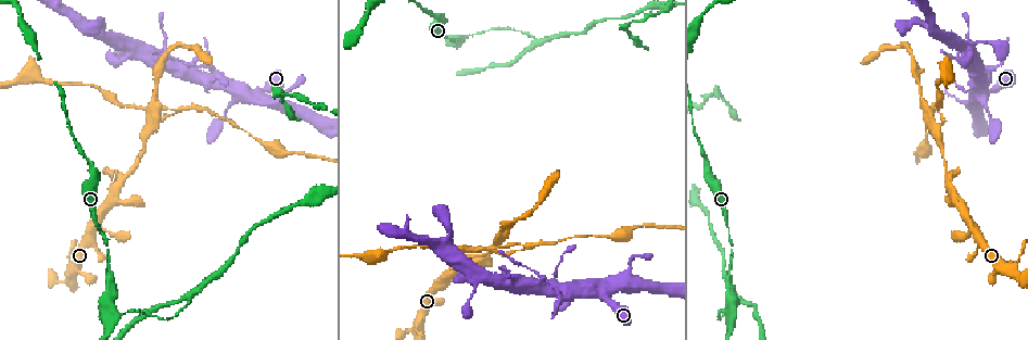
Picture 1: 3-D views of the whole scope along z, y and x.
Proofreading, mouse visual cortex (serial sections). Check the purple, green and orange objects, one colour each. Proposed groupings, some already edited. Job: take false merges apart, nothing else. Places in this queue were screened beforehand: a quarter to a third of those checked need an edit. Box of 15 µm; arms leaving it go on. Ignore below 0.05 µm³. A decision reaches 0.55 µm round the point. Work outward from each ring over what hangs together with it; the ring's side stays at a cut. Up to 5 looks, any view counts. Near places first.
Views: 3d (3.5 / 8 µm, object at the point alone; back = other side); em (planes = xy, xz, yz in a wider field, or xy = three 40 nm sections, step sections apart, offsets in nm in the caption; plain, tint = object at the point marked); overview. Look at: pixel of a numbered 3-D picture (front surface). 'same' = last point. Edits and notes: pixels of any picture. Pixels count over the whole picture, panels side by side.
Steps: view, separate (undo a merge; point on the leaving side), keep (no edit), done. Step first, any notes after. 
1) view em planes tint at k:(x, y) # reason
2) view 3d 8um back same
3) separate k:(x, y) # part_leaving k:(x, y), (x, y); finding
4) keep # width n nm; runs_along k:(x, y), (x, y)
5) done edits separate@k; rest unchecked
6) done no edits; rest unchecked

view 3d 3.5um back at 1:(106, 206) # side arm on a straight run

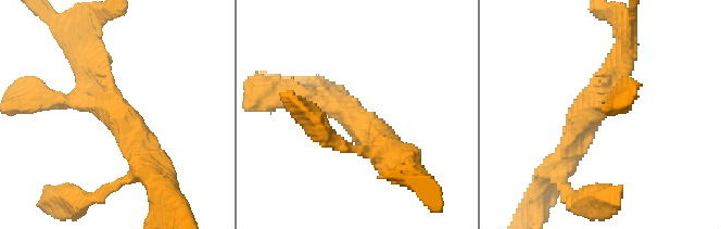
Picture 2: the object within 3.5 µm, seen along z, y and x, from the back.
view em xy step 1 tint at 2:(598, 106) # arms 3; arm_widths 200, 250, 400 nm

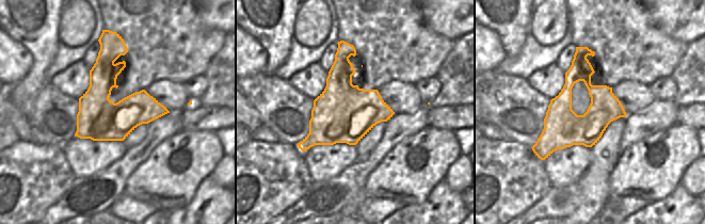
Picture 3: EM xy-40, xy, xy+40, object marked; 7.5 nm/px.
keep # runs_along 2:(560, 161), (627, 51); continuous, no second cell

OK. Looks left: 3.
view 3d 3.5um at 1:(194, 67) # sudden change in width

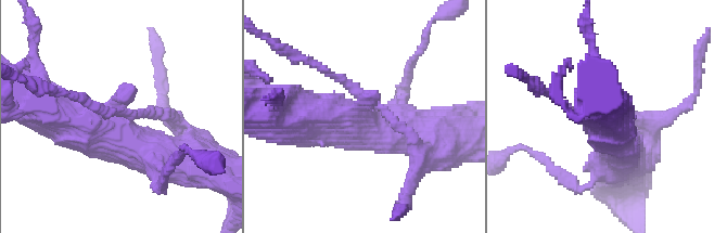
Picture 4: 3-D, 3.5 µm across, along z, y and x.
view em xy step 1 tint at 4:(110, 120) # shape alone is not enough

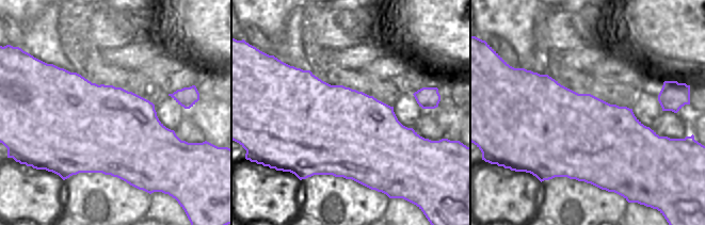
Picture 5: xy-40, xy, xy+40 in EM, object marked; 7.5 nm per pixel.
view em xy step 2 tint same # another direction

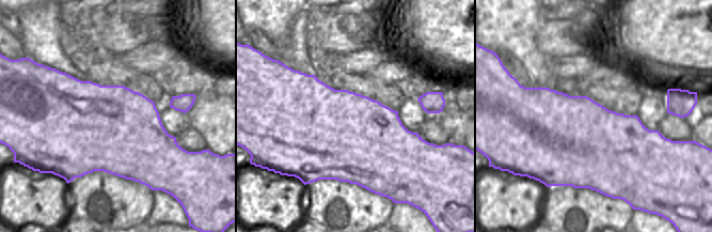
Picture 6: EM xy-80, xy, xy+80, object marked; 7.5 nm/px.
separate 4:(323, 69) # part_leaving 4:(359, 91), (272, 41); a second cell is stuck on

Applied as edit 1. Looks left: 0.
done edits separate@4; rest unchecked

